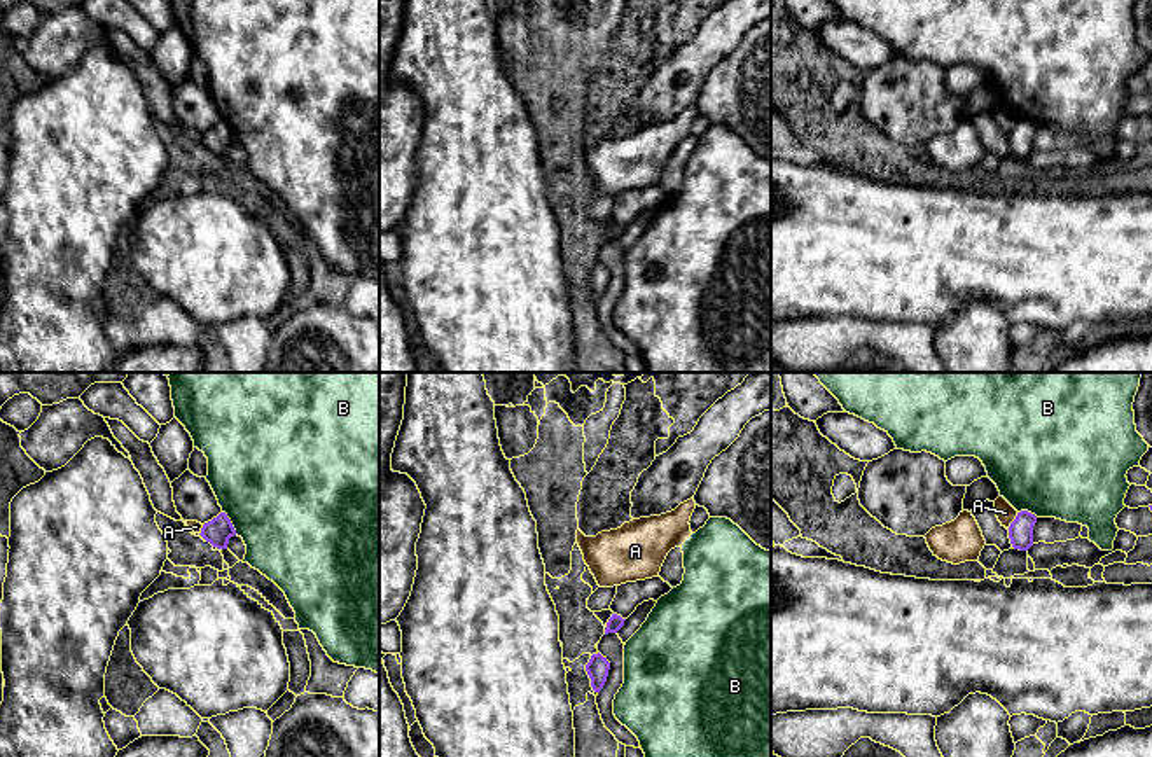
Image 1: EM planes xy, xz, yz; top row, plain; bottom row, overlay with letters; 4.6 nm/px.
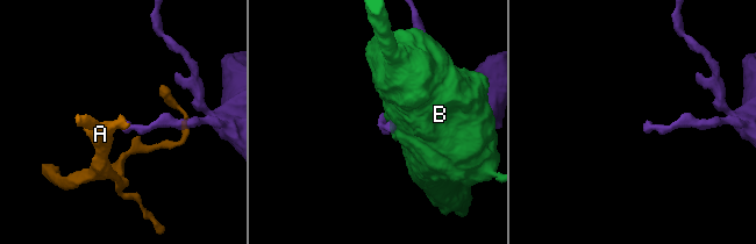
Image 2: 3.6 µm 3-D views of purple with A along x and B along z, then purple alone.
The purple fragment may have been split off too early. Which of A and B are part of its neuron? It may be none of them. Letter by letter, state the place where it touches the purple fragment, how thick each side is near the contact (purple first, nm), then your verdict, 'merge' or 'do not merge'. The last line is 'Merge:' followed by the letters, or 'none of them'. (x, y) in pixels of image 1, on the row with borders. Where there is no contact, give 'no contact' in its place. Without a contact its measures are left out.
A: meets purple in yz at (1013, 521); 110 nm thick on the purple side, 90 nm on the other; do not merge
B: meets purple in xy at (231, 523); 120 nm thick on the purple side, 500 nm on the other; do not merge
Merge: none of them

